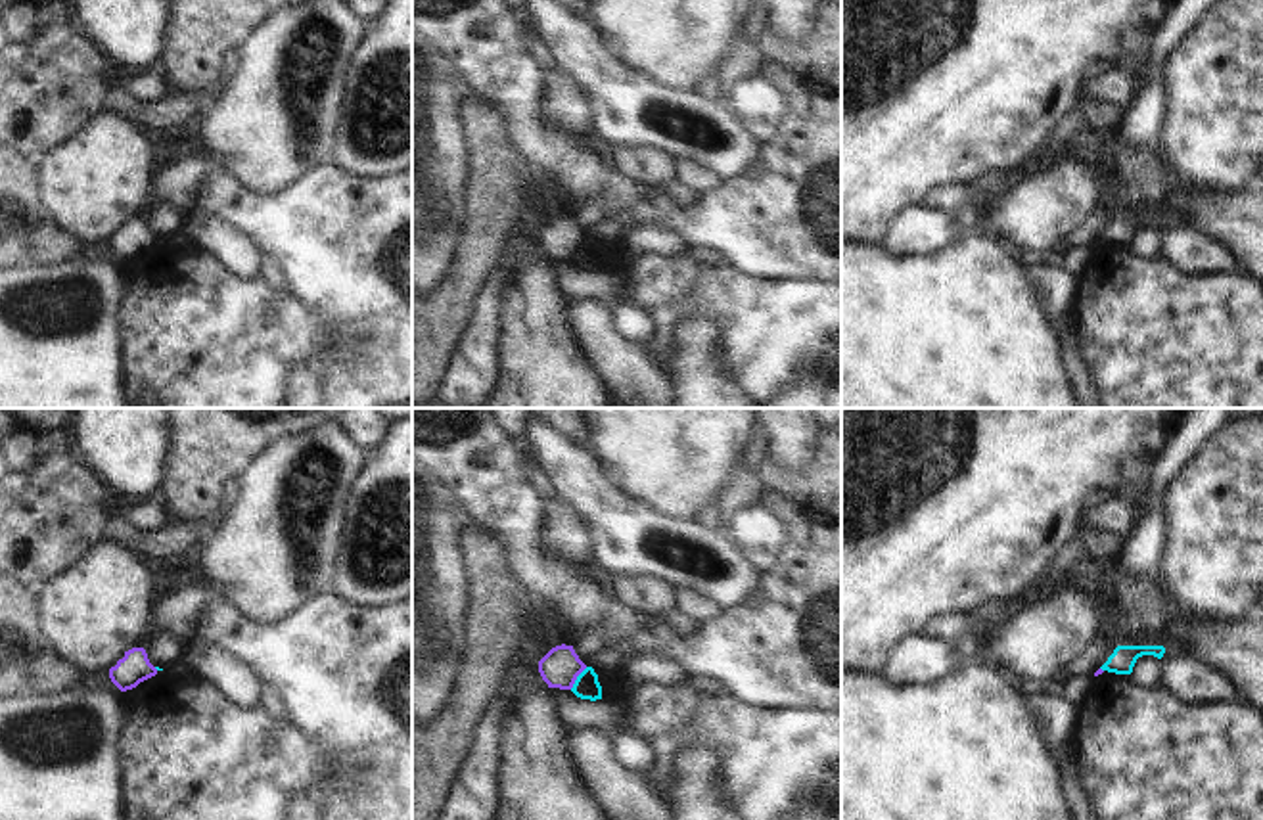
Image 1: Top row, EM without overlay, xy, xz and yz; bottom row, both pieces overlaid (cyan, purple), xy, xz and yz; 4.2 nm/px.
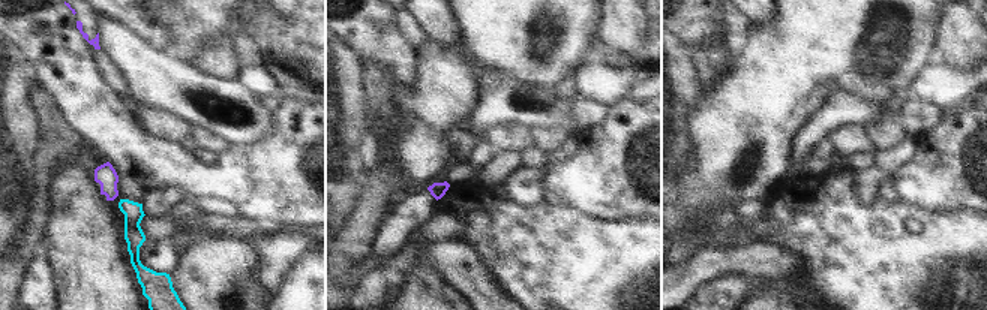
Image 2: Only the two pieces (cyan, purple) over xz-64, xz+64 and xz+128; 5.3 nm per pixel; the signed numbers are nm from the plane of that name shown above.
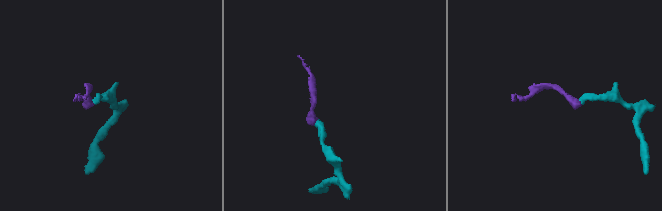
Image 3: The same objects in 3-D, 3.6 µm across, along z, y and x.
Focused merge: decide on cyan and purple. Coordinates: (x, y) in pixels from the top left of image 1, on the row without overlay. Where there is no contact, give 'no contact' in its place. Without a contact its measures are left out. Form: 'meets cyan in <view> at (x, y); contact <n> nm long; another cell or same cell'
meets cyan in xz at (577, 250); contact 120 nm long; another cell

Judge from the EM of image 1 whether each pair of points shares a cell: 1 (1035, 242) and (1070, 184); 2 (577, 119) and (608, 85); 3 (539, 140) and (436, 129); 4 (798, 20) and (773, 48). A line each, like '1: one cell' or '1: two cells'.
1: one cell
2: two cells
3: two cells
4: two cells

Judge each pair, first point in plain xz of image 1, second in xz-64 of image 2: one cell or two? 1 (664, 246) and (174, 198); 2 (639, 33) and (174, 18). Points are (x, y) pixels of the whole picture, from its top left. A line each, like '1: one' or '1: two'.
1: one
2: one

